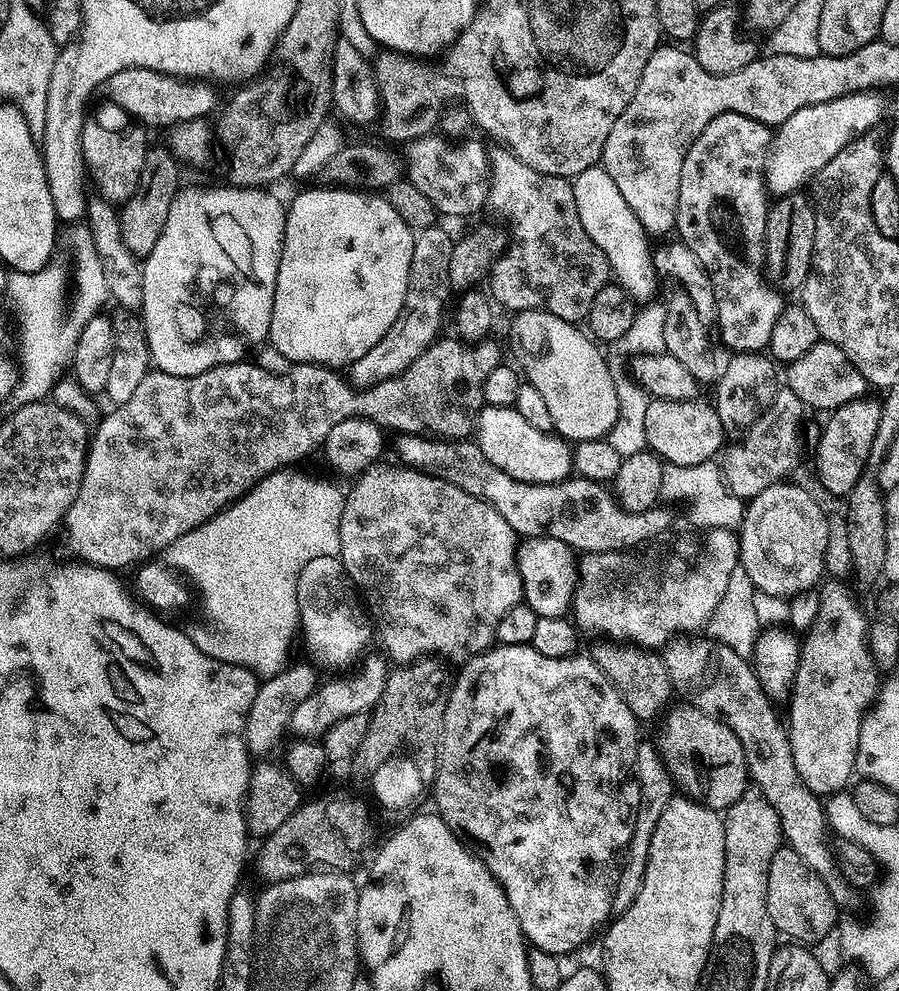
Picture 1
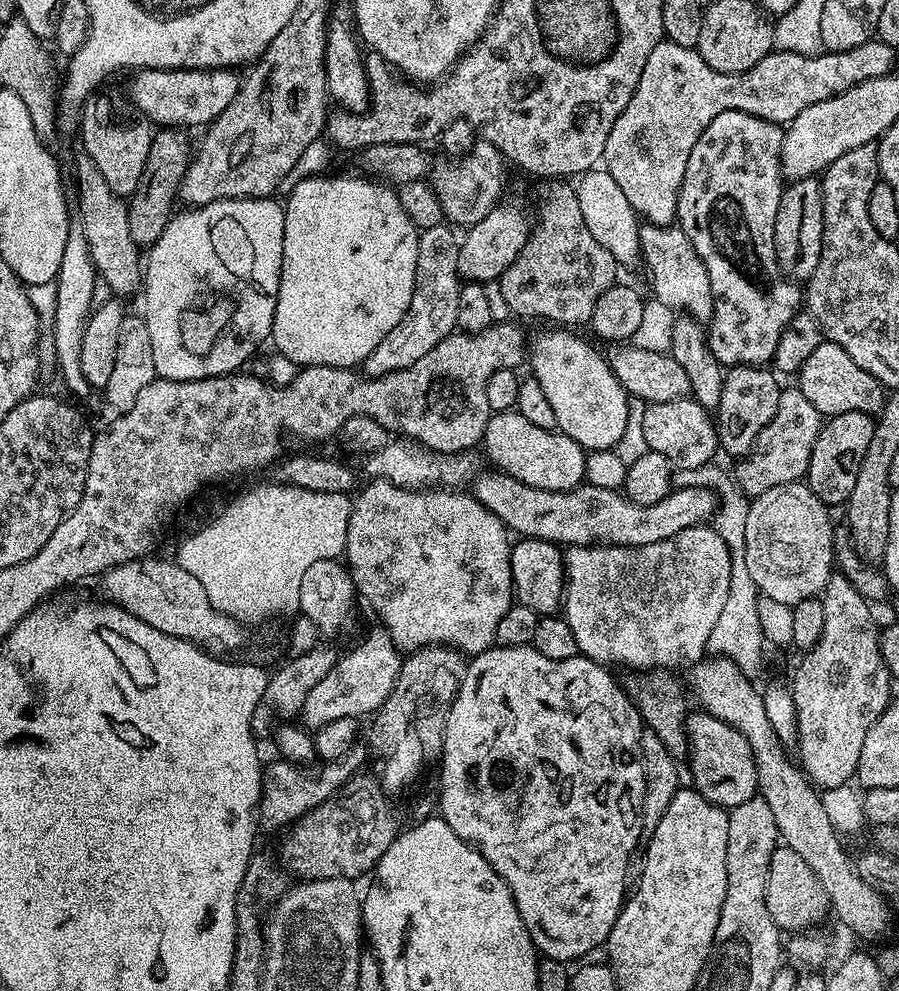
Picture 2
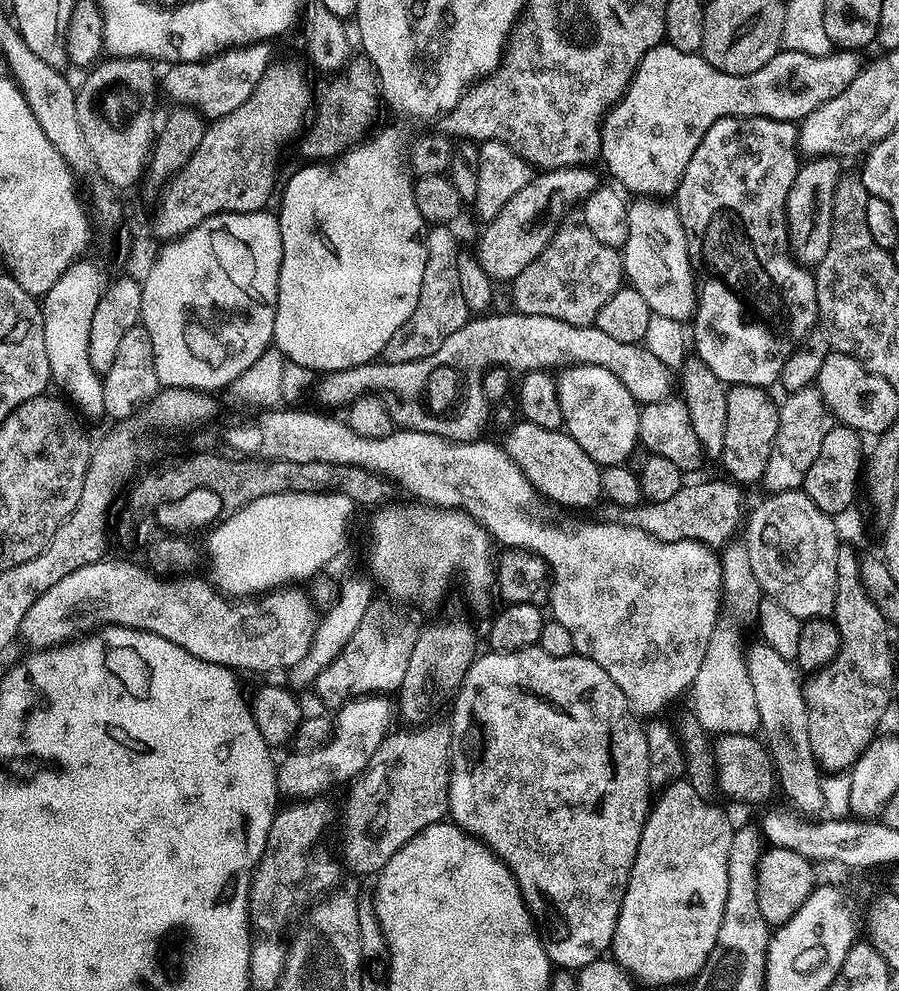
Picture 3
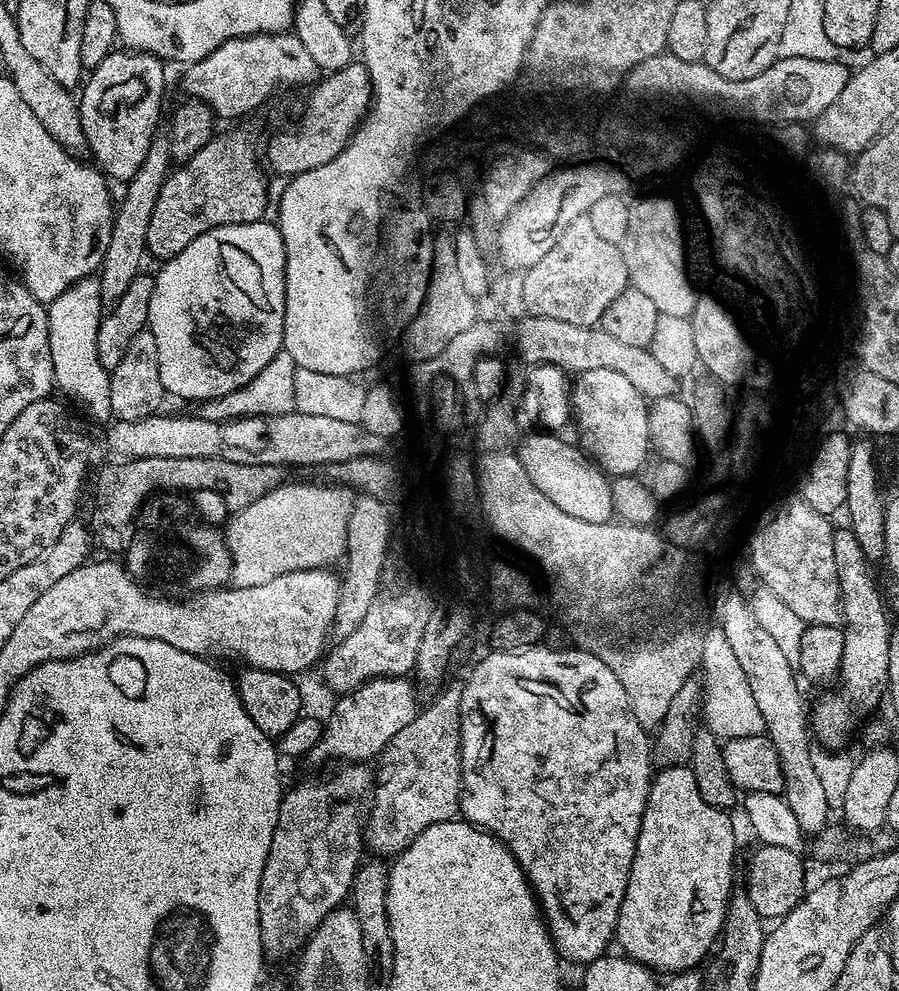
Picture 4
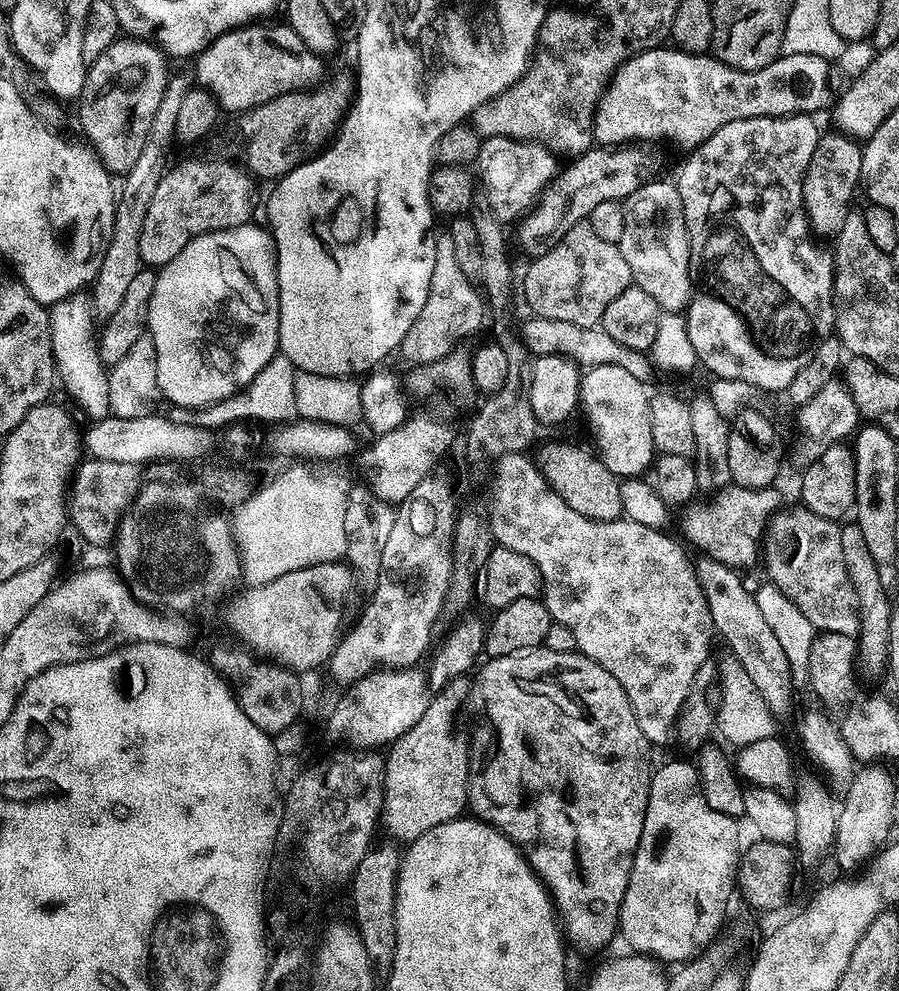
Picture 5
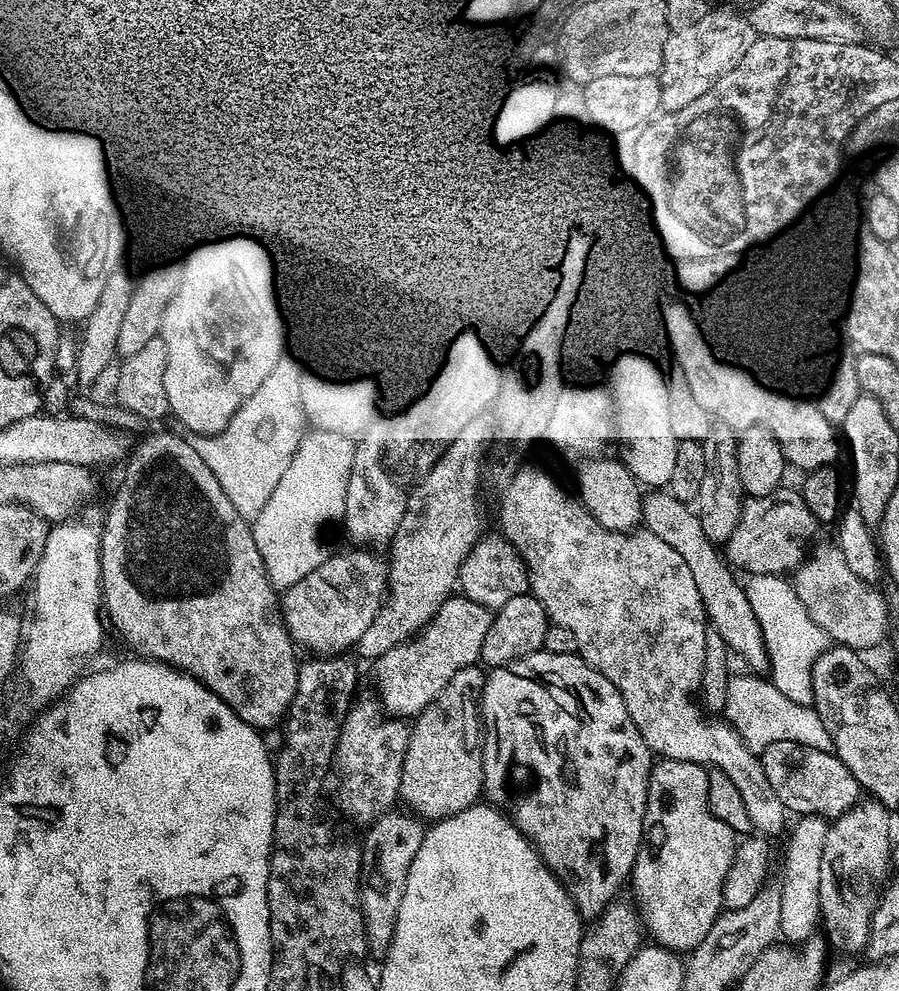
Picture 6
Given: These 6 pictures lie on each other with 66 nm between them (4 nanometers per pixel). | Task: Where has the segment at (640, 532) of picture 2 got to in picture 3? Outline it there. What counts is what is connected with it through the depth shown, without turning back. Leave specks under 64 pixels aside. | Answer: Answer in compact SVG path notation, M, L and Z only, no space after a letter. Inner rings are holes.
M723 479L689 481L679 488L677 494L663 502L649 501L631 507L627 523L662 542L702 540L704 544L720 548L737 533L735 530L739 522L741 525L744 514L741 487L732 480Z

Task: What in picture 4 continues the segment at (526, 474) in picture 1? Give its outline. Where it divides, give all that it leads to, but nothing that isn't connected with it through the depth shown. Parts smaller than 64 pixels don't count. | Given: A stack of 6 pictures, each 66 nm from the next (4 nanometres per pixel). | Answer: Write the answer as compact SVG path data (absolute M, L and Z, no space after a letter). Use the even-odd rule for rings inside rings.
M547 430L532 431L536 432L530 433L529 436L527 433L519 441L518 455L534 484L556 506L566 510L566 514L582 518L586 522L609 523L614 516L612 486L604 469L585 455L575 443L567 444L562 438L563 435L553 434Z

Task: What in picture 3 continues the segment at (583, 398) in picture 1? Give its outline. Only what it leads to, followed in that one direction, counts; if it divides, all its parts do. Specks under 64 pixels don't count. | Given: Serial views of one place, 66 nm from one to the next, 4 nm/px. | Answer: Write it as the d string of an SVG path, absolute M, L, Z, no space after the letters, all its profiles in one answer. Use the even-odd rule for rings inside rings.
M589 364L568 366L564 370L564 373L555 377L564 419L563 431L574 438L582 450L586 450L594 463L601 466L624 464L638 448L641 405L637 404L630 390L626 390L626 386L622 386L622 382L610 374L610 370Z

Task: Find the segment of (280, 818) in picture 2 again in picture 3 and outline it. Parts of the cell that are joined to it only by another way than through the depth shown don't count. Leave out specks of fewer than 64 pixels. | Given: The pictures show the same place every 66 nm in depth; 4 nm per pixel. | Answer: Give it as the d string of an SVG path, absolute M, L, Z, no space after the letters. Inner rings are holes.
M383 695L357 697L348 700L335 713L335 733L332 740L312 751L292 750L276 770L276 791L281 797L289 796L292 802L303 802L323 797L335 784L347 785L356 779L374 758L374 750L382 746L394 718L394 704Z

